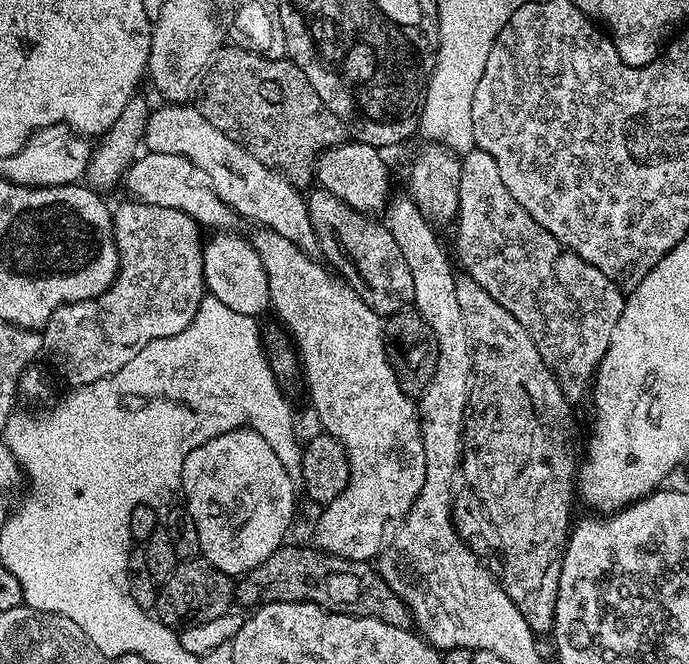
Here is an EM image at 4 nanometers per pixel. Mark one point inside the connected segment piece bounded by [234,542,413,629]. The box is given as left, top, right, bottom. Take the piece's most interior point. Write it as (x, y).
(292, 574)

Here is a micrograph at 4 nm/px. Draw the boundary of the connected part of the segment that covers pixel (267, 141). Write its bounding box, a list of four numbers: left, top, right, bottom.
[198,47,346,189]

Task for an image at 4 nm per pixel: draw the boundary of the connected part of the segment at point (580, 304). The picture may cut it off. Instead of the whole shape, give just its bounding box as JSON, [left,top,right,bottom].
[454,147,625,402]

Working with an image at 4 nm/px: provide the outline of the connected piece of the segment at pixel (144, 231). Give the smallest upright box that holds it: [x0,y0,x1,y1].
[42,198,206,386]

